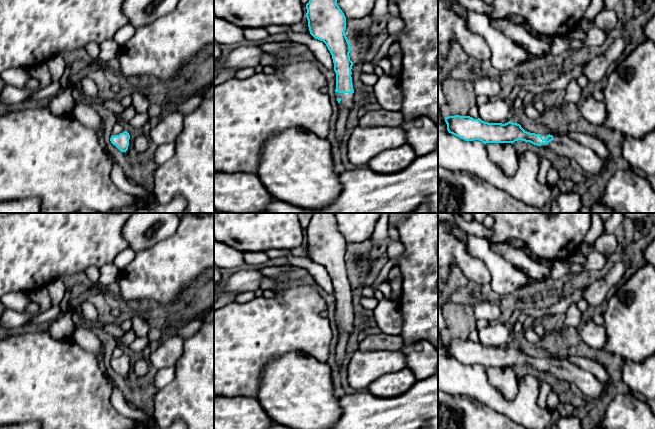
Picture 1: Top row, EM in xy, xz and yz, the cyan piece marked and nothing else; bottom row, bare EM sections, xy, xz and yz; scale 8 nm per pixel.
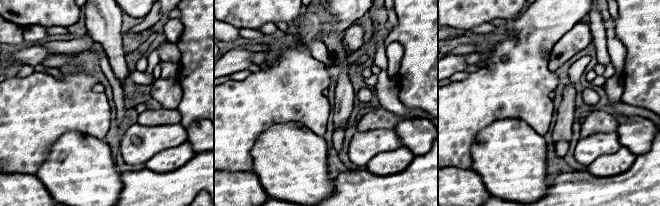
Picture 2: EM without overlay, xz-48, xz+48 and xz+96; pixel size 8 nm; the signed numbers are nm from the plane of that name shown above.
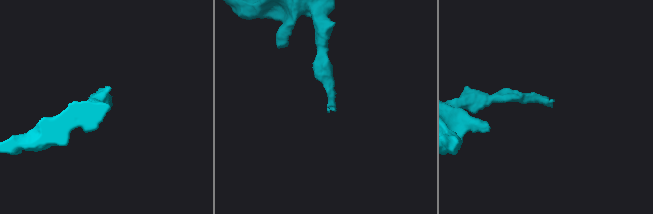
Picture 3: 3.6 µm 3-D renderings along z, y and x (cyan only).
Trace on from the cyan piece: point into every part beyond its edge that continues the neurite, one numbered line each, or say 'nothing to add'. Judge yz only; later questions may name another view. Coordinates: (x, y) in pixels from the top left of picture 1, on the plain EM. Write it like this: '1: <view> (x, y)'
1: yz (590, 386)

